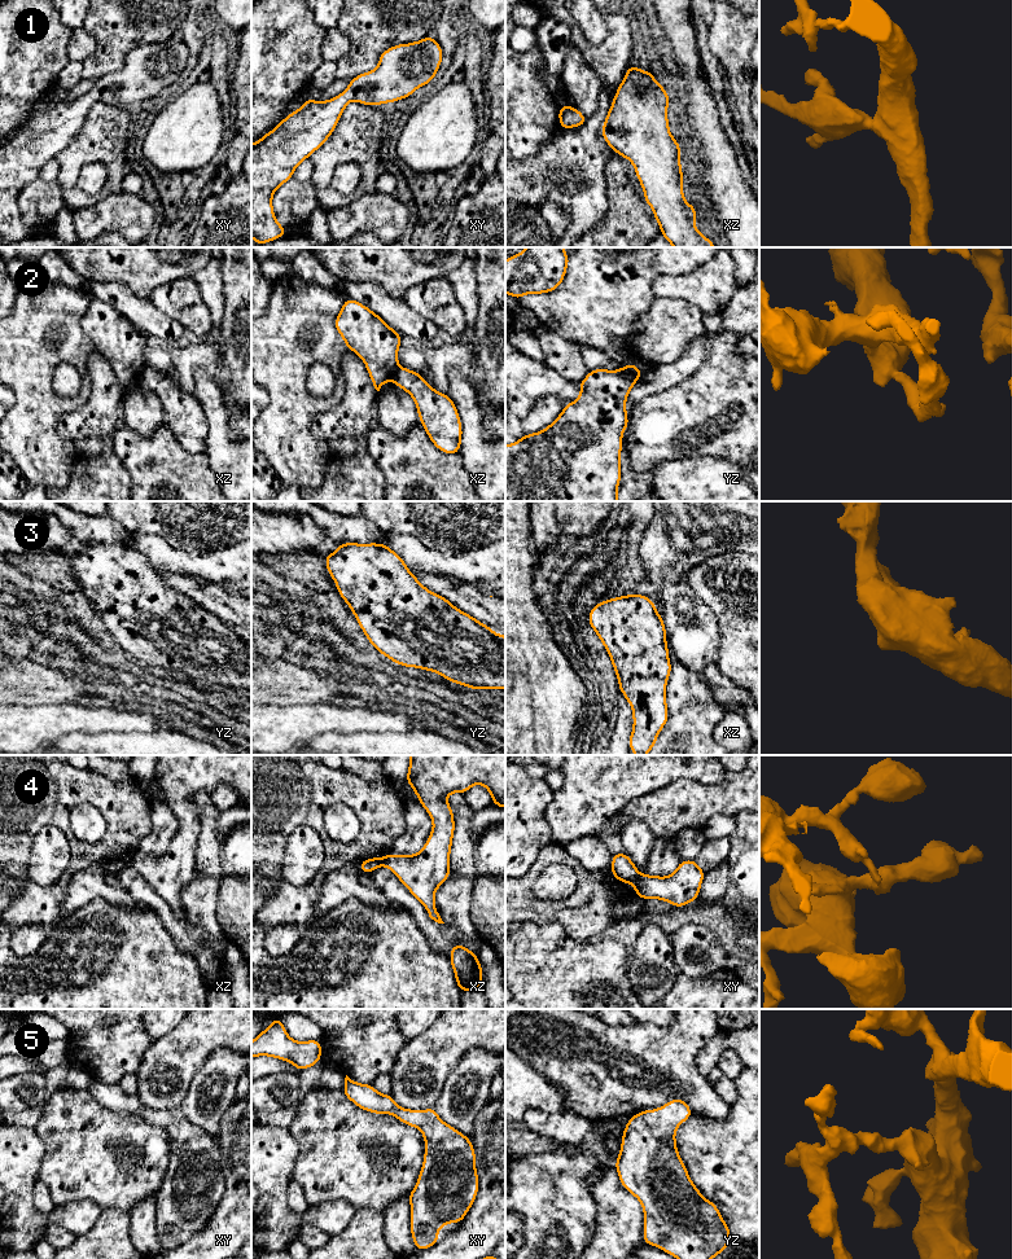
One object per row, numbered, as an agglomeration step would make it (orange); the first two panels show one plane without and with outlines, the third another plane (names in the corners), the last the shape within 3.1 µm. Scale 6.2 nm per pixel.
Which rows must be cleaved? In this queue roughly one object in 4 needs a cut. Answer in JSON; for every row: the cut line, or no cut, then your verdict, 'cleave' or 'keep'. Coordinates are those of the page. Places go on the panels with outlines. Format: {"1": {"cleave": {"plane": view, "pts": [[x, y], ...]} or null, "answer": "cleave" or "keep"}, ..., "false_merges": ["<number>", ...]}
{"1": {"cleave": null, "answer": "keep"}, "2": {"cleave": {"plane": "yz", "pts": [[627, 364], [627, 368], [636, 378]]}, "answer": "cleave"}, "3": {"cleave": null, "answer": "keep"}, "4": {"cleave": {"plane": "xy", "pts": [[639, 874], [632, 882]]}, "answer": "cleave"}, "5": {"cleave": null, "answer": "keep"}, "false_merges": ["2", "4"]}

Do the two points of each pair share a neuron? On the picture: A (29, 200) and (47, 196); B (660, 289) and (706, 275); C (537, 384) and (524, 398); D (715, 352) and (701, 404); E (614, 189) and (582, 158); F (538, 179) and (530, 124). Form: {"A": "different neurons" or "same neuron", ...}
{"A": "same neuron", "B": "same neuron", "C": "same neuron", "D": "same neuron", "E": "different neurons", "F": "different neurons"}

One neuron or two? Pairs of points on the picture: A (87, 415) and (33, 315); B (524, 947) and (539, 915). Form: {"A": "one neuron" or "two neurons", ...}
{"A": "two neurons", "B": "two neurons"}

